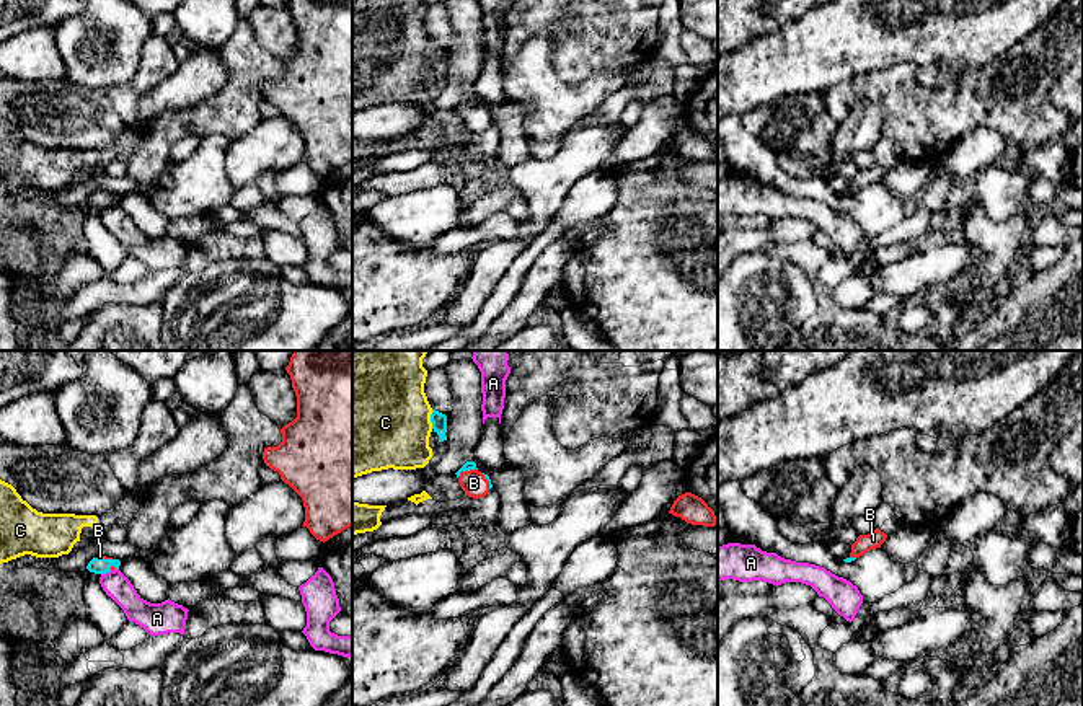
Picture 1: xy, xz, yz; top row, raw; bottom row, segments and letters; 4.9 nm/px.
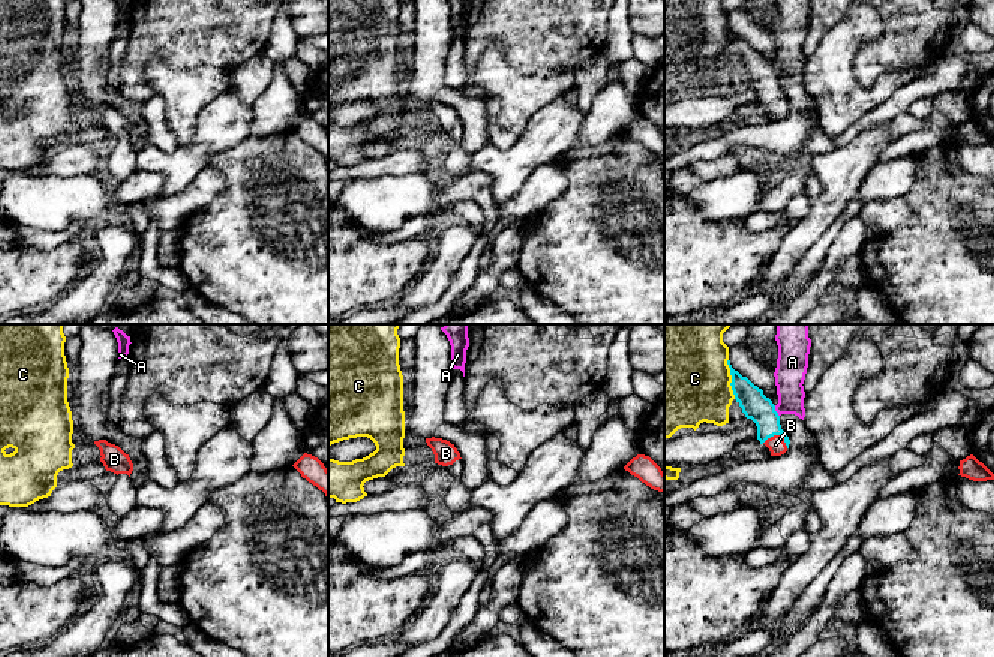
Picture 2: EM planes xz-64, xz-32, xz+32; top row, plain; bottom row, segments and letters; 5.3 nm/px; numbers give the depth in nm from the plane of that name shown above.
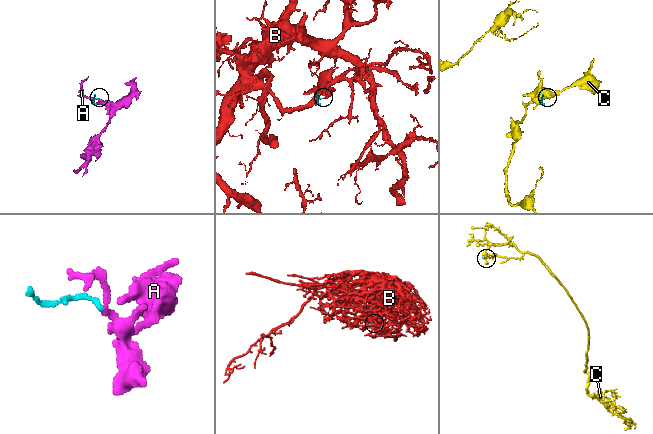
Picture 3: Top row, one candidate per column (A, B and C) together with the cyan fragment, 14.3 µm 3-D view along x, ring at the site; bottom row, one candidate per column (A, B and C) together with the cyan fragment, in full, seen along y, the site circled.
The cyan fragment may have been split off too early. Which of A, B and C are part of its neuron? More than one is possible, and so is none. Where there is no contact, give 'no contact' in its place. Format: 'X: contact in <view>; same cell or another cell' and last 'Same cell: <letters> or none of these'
A: contact in xy; another cell
B: contact in xz; same cell
C: contact in xz; another cell
Same cell: B

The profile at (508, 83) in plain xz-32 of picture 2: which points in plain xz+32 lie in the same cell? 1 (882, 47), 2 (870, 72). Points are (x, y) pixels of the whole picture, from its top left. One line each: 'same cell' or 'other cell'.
1: other cell
2: other cell

